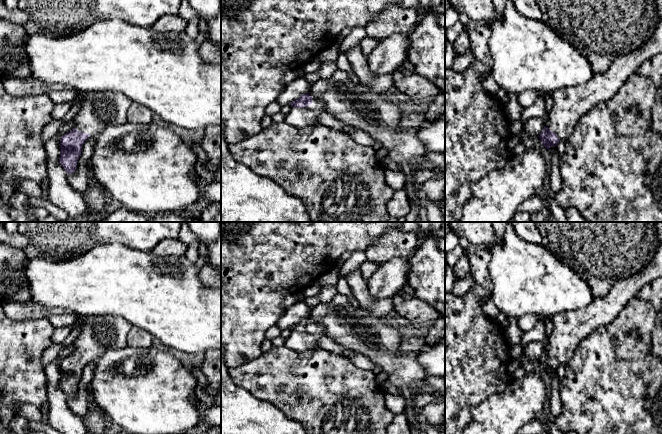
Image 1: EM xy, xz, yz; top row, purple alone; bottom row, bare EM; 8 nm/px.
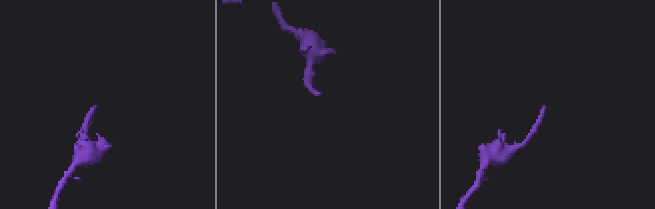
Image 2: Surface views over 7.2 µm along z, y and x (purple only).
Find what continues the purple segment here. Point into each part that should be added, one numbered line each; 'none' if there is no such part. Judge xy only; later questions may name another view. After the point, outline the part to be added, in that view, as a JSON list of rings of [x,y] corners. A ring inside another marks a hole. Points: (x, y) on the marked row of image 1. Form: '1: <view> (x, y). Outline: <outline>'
1: xy (99, 110). Outline: [[[112,91],[77,92],[75,101],[82,106],[72,121],[74,127],[93,136],[108,126],[126,124],[126,114],[133,103],[127,96]]]

